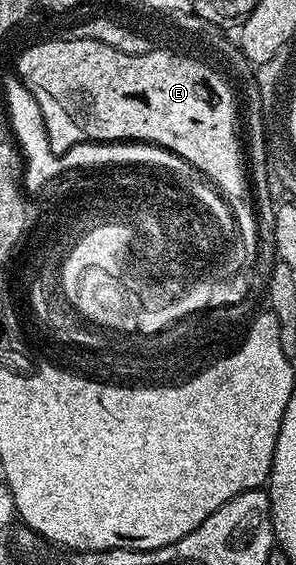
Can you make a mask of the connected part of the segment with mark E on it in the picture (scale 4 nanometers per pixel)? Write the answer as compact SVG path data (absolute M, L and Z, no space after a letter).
M75 40L66 45L37 47L35 53L31 53L21 60L20 72L25 88L35 97L35 101L43 113L46 131L53 137L57 137L60 131L65 134L58 143L56 140L55 147L58 152L68 151L73 144L86 141L140 141L142 144L154 144L179 156L183 161L187 161L195 170L201 171L210 183L217 187L218 192L229 195L227 201L231 203L233 208L237 208L235 217L242 225L251 222L249 220L253 217L253 199L249 196L249 179L245 176L247 164L237 160L237 143L233 143L233 103L229 103L229 90L226 87L221 87L221 79L217 79L217 75L212 75L210 71L205 71L205 67L197 67L197 63L189 63L189 59L173 59L173 55L168 55L165 52L142 55L122 52L116 55L116 53L109 51L109 47L86 45L83 40Z

